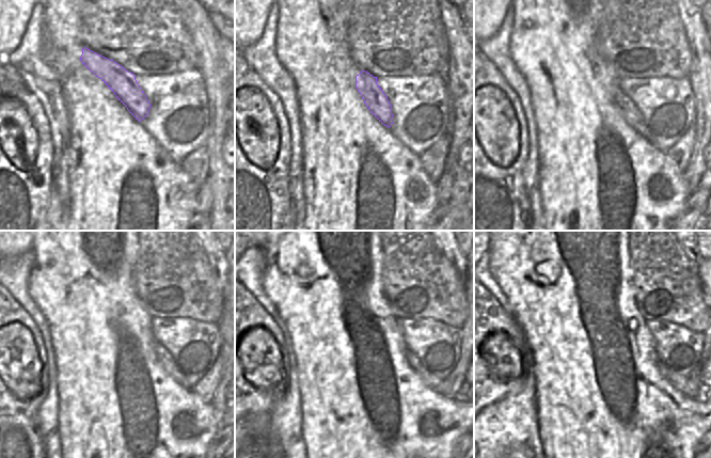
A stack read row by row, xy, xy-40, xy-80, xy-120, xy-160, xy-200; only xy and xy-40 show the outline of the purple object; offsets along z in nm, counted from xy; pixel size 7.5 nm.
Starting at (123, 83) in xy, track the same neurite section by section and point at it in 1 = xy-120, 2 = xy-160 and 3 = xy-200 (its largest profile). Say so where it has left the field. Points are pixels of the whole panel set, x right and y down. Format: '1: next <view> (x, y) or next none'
1: next xy-120 (163, 357)
2: next xy-160 (432, 381)
3: next xy-200 (688, 383)

